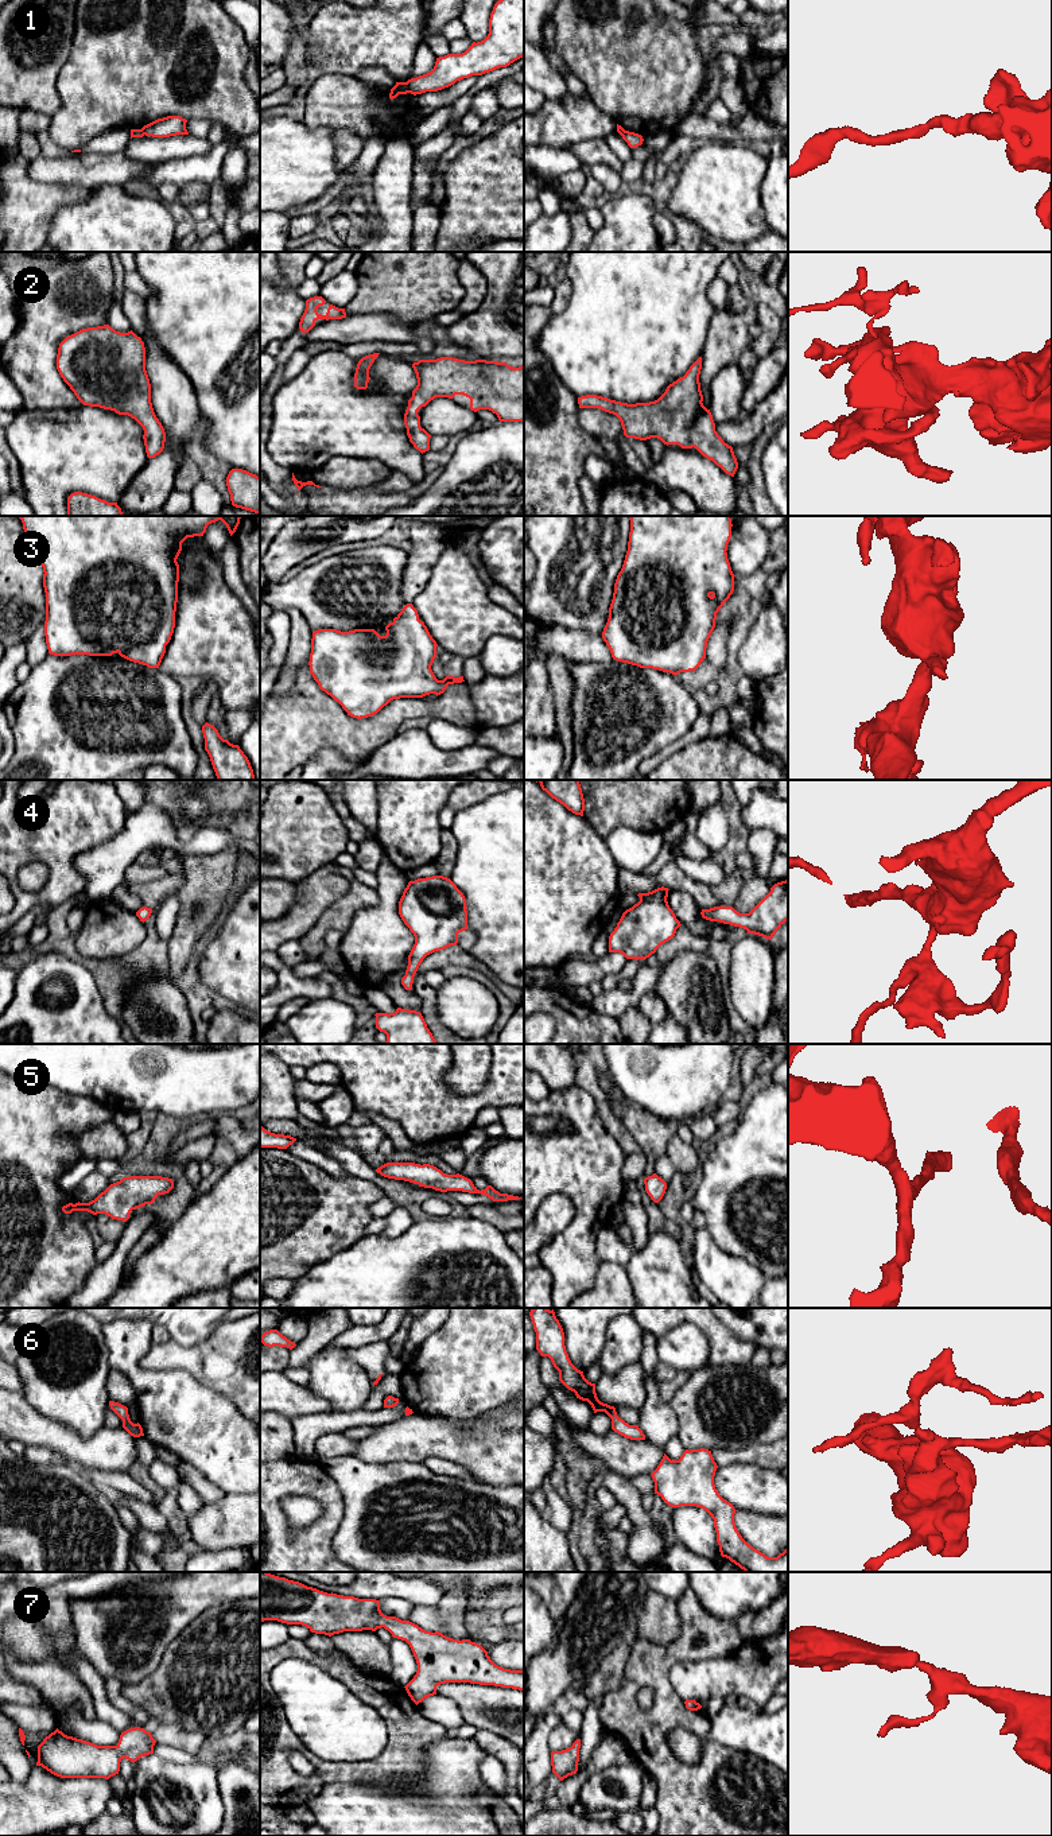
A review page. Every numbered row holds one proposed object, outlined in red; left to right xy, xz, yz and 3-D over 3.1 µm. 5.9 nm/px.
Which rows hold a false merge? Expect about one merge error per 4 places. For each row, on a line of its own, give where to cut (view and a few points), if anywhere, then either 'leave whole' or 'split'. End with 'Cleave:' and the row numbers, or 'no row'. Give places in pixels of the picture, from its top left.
1: xz (404, 82), (410, 92) | split
2: no cut | leave whole
3: no cut | leave whole
4: no cut | leave whole
5: no cut | leave whole
6: no cut | leave whole
7: no cut | leave whole
Cleave: 1

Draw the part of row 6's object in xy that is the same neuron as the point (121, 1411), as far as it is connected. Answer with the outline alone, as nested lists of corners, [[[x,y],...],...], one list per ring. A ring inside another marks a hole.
[[[109,1401],[109,1406],[123,1420],[123,1428],[131,1436],[133,1436],[133,1437],[144,1436],[141,1425],[139,1422],[133,1424],[131,1421],[127,1406],[124,1406],[124,1405],[119,1404],[119,1402],[114,1402],[114,1401]]]

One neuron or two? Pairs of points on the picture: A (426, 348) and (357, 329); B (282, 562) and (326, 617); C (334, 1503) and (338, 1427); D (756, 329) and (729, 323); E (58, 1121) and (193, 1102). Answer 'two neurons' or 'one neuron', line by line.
A: one neuron
B: two neurons
C: two neurons
D: two neurons
E: two neurons

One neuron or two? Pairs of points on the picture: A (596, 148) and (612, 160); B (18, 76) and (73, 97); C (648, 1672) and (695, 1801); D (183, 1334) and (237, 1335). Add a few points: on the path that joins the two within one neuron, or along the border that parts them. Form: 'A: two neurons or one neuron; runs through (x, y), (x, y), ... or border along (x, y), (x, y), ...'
A: one neuron; runs through (600, 152), (608, 158)
B: two neurons; border along (68, 61), (57, 80), (59, 108), (50, 116)
C: one neuron; runs through (660, 1704), (659, 1761), (667, 1769)
D: two neurons; border along (225, 1322), (209, 1338), (191, 1346), (182, 1346)

